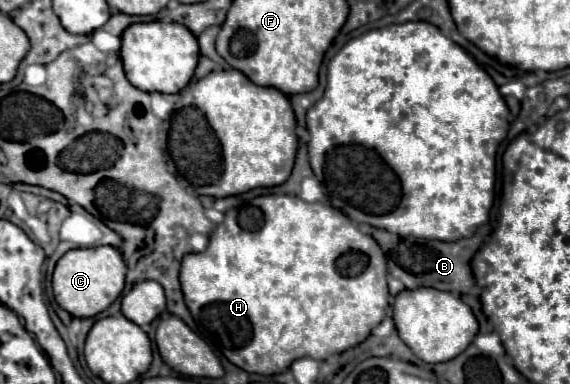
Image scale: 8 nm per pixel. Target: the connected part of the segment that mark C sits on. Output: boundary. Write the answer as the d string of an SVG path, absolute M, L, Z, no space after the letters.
M112 246L70 250L58 260L54 270L52 276L54 298L72 316L90 318L106 310L122 294L124 276L126 276L126 264L122 260L122 254Z

